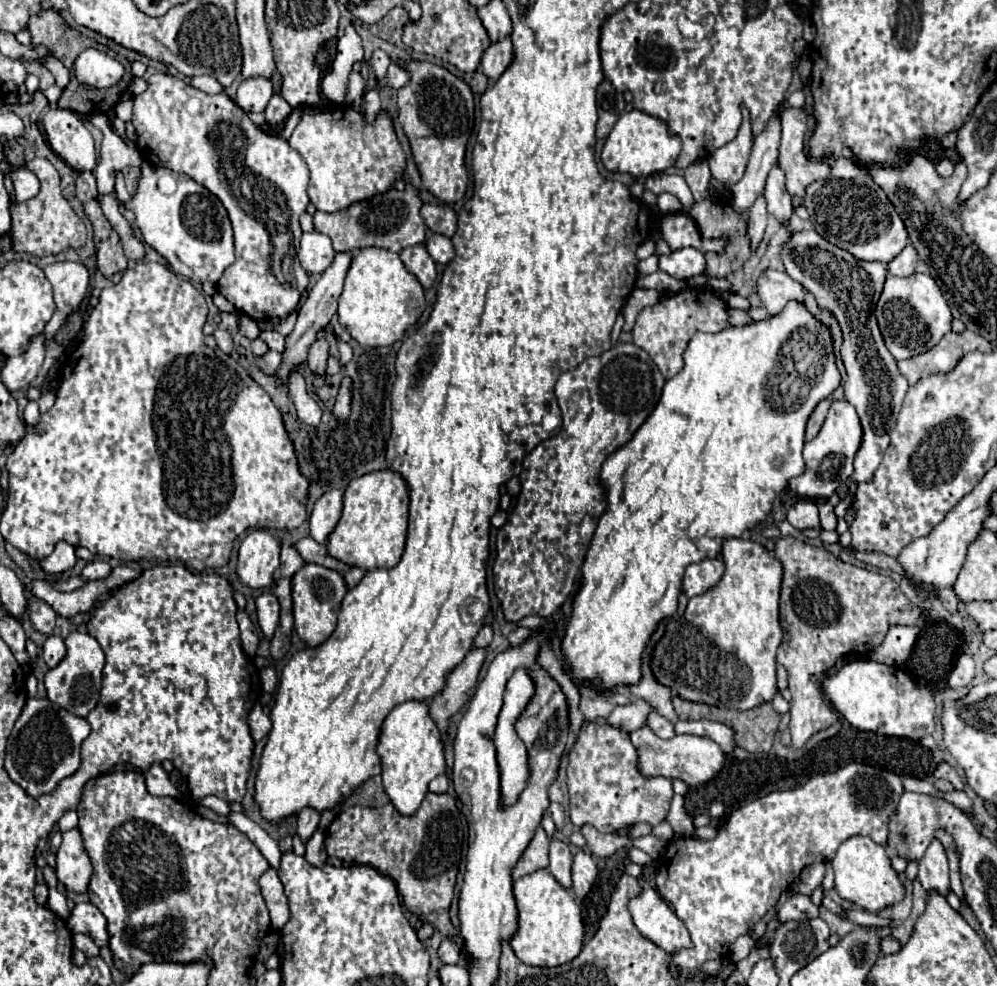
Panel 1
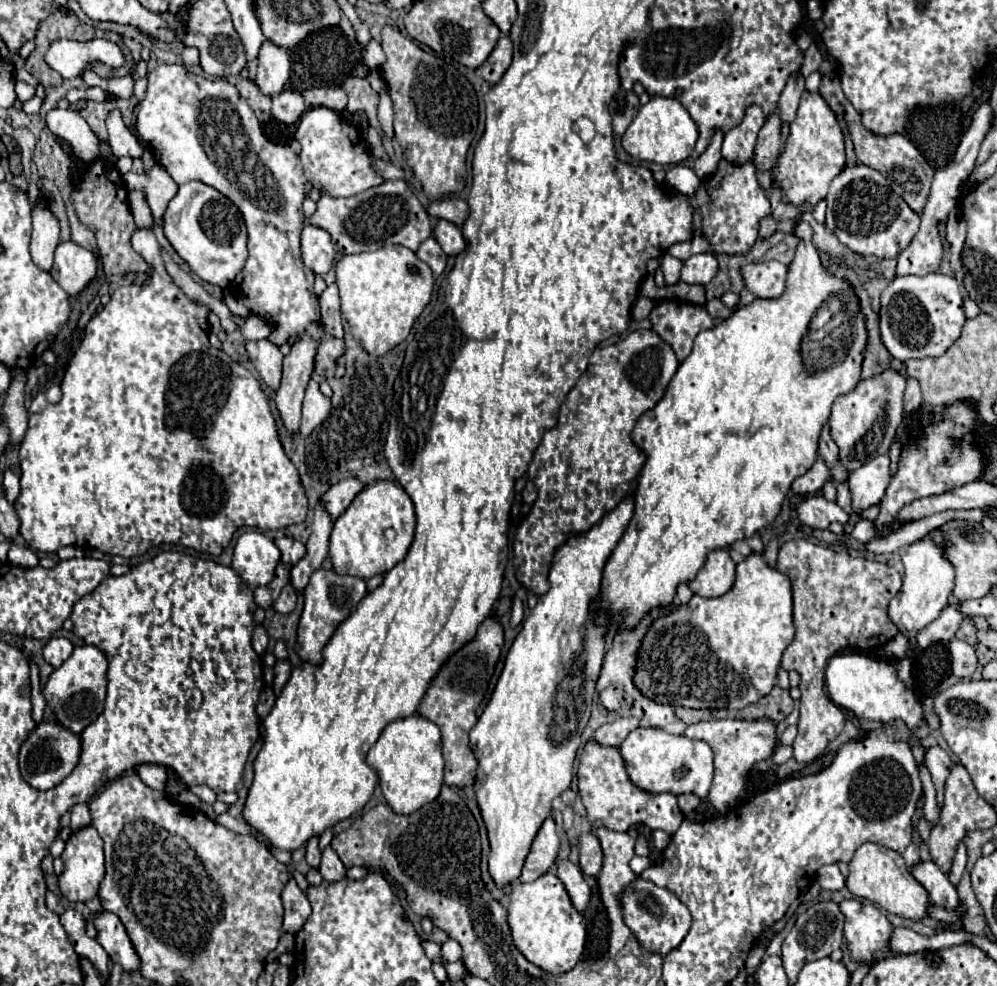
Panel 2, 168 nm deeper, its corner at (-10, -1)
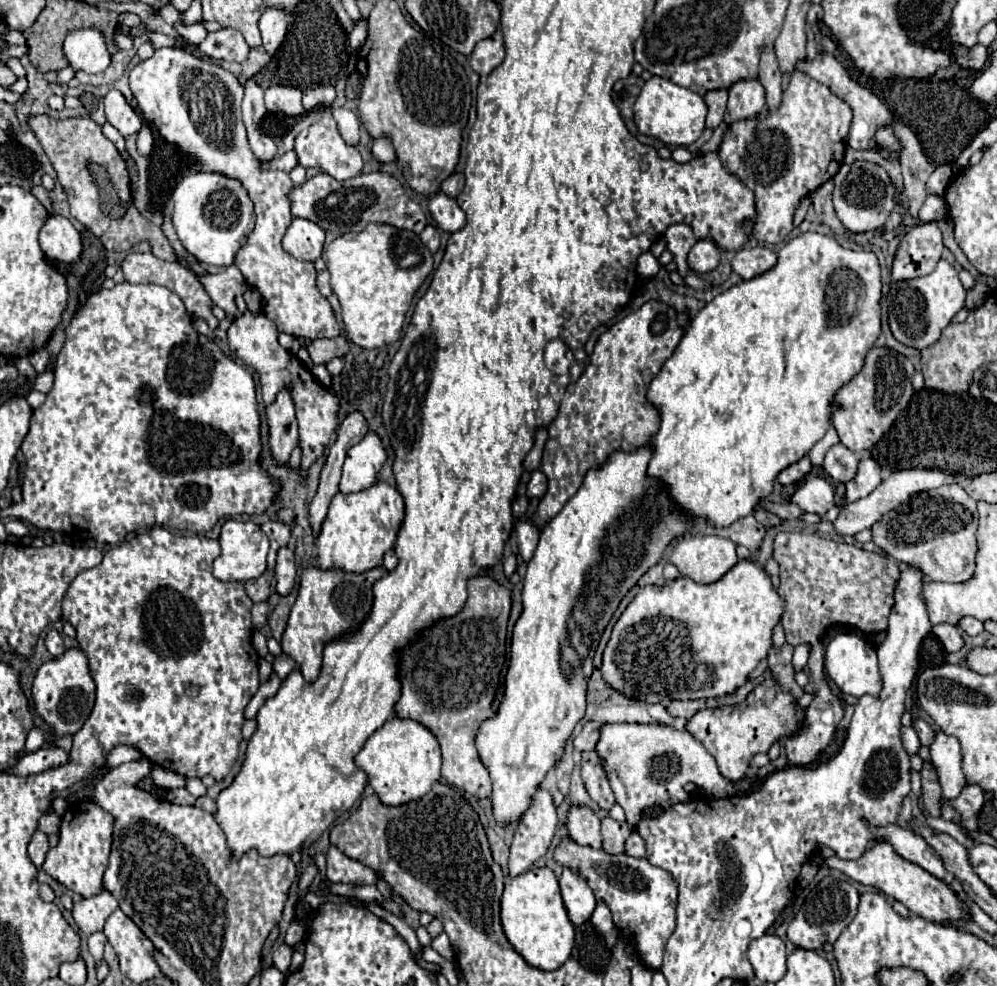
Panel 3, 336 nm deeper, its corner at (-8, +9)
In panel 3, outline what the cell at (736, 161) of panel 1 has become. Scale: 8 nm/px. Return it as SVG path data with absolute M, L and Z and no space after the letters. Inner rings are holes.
M758 79L736 81L728 89L728 109L724 121L734 123L738 119L760 115L760 111L766 107L764 95L766 91L762 89L762 83Z

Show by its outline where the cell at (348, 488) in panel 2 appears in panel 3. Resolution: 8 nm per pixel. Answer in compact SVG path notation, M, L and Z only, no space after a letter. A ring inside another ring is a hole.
M368 431L368 435L358 445L354 445L346 455L340 479L340 493L368 489L376 481L378 471L382 469L386 459L388 453L380 435Z

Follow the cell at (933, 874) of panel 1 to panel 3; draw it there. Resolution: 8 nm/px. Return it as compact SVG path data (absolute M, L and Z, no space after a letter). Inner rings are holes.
M938 731L934 735L934 741L930 743L930 759L936 765L944 797L948 797L948 799L956 797L962 791L962 787L966 785L966 777L960 767L962 753L960 753L958 739Z

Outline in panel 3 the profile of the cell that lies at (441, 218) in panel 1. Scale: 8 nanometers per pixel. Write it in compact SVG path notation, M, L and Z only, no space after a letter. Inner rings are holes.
M452 173L444 183L442 191L450 197L458 197L458 193L464 189L464 173Z

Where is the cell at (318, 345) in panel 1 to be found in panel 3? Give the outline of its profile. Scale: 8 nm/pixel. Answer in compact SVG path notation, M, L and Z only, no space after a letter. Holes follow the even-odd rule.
M338 335L334 339L316 339L308 345L308 353L314 361L314 365L318 363L328 363L334 357L344 357L348 353L348 341Z

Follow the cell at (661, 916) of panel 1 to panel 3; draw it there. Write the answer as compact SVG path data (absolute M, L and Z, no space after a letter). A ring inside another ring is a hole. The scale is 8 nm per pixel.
M562 837L554 849L554 861L562 867L574 869L590 885L596 901L604 901L612 913L618 931L628 931L642 963L650 969L660 969L664 945L676 925L676 897L678 885L674 877L648 859L636 859L626 853L610 855L604 849L590 849L578 845L570 837Z

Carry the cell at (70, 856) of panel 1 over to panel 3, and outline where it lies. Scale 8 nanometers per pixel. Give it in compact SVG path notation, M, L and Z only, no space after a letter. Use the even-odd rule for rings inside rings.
M78 801L70 805L62 815L58 845L50 847L46 853L46 861L42 865L44 871L64 887L80 893L82 897L94 897L102 893L102 875L106 871L112 849L112 829L114 817L110 817L110 813L106 813L94 801Z

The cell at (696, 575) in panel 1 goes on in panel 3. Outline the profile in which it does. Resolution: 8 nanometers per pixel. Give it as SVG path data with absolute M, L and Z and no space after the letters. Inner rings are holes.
M700 533L682 537L674 545L668 561L676 565L680 575L690 577L696 583L714 583L738 563L738 557L732 541Z

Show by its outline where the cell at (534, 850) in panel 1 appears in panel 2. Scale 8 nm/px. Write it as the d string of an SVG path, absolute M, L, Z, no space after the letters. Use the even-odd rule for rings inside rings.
M548 817L532 843L532 849L526 857L526 863L520 875L520 881L536 881L540 875L544 875L556 861L558 845L560 845L560 839L556 833L554 819Z

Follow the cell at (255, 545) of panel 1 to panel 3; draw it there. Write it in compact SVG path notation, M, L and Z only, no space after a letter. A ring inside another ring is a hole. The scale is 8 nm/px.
M228 519L224 521L220 529L218 543L222 547L220 557L214 559L212 563L212 573L220 581L248 581L256 579L266 571L266 553L268 553L268 537L260 531L260 527L252 521L236 521Z

